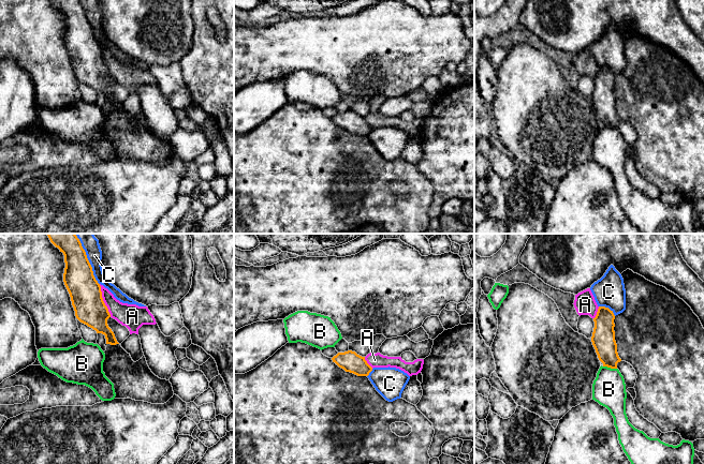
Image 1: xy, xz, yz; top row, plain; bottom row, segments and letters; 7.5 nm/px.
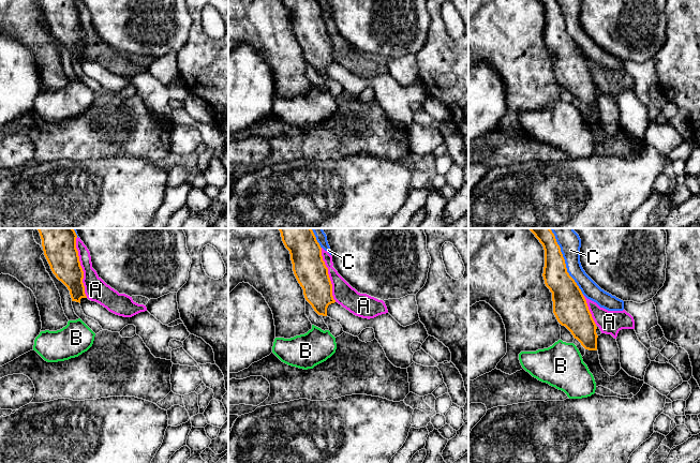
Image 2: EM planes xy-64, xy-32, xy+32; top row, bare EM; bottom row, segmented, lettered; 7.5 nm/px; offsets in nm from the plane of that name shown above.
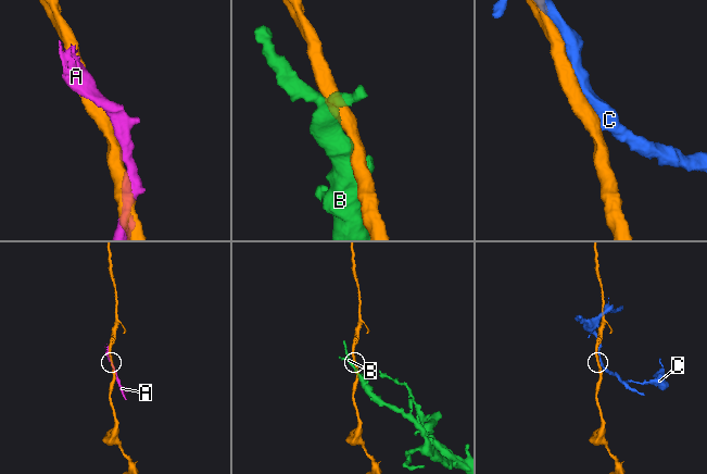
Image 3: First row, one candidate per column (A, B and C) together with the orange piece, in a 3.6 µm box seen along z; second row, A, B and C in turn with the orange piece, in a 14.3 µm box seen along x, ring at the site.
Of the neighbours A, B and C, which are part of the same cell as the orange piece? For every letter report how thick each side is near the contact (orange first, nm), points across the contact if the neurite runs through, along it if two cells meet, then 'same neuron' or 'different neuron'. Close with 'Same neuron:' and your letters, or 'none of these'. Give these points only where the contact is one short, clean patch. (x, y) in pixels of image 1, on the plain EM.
A: 240 nm thick on the orange side, 180 nm on the other; different neuron
B: 180 nm thick on the orange side, 260 nm on the other; different neuron
C: 240 nm thick on the orange side, 120 nm on the other; different neuron
Same neuron: none of these

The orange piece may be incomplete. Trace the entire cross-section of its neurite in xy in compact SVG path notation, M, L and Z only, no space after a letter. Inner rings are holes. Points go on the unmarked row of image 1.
M50 0L64 15L63 42L70 54L76 78L105 95L106 104L119 104L107 85L111 77L101 46L79 0Z

